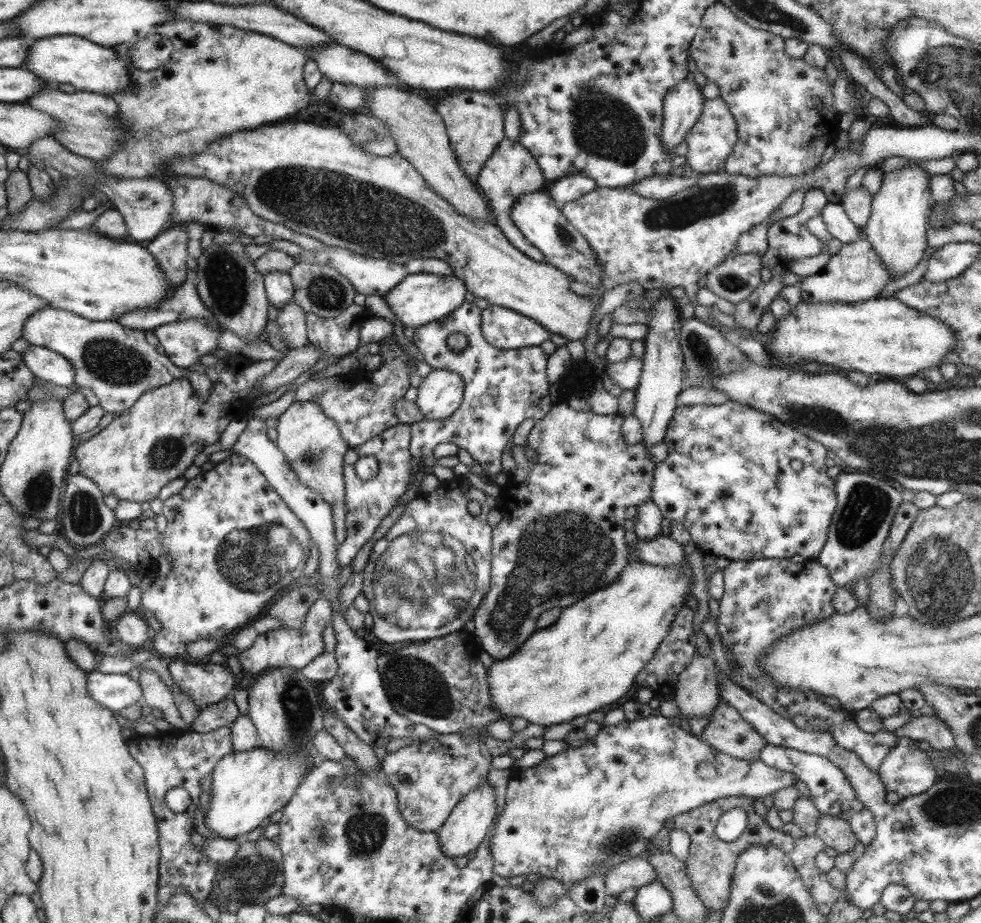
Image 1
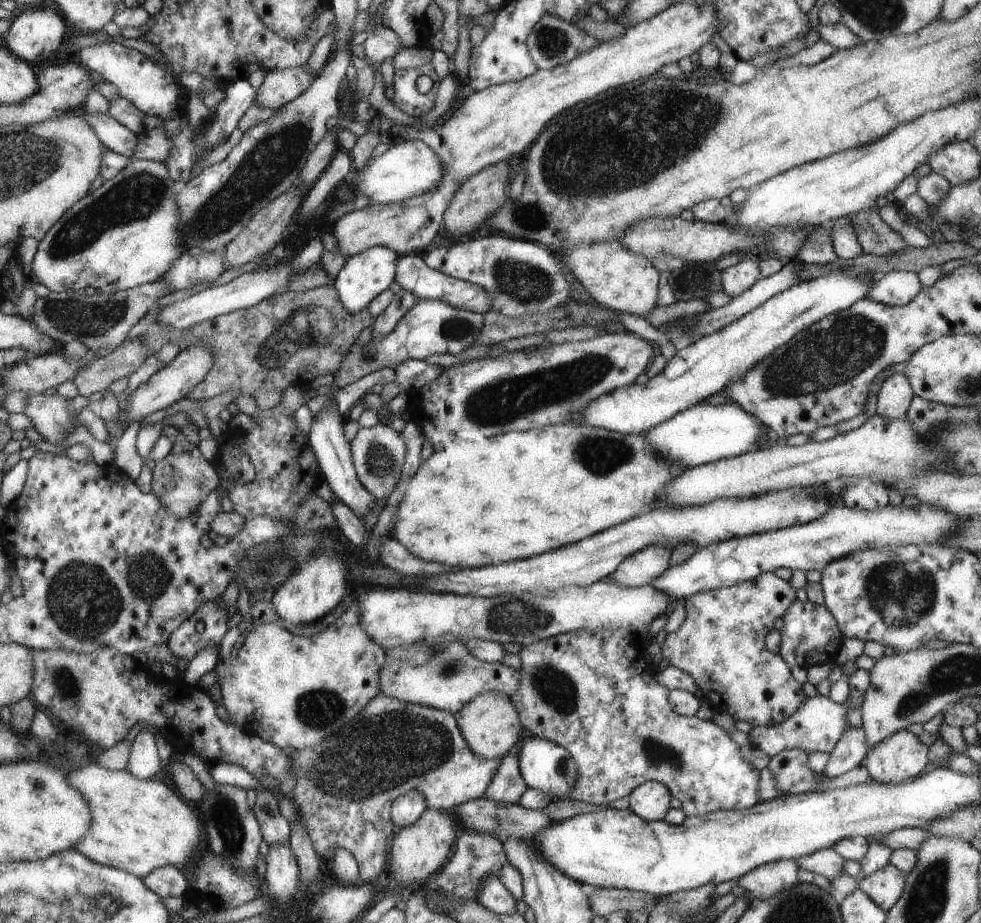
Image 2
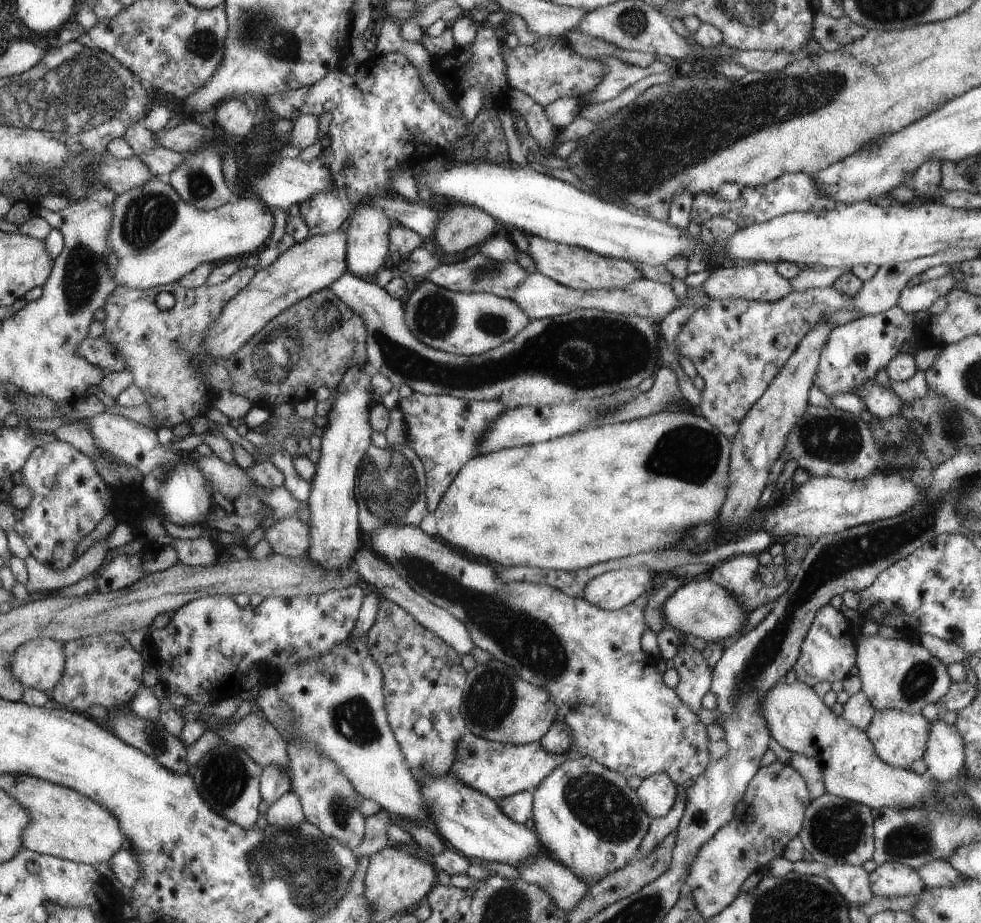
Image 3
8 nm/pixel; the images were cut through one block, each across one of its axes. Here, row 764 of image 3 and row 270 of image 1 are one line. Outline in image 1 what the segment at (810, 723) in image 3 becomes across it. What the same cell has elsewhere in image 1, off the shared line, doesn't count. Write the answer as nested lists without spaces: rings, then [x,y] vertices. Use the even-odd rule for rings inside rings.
[[[861,238],[857,242],[843,244],[841,250],[829,258],[825,268],[821,268],[813,276],[803,278],[801,302],[807,302],[807,304],[867,302],[867,300],[879,298],[879,292],[889,282],[891,282],[891,272],[887,270],[887,266],[883,266],[883,262],[881,262],[879,254],[873,250],[871,242],[867,238]]]

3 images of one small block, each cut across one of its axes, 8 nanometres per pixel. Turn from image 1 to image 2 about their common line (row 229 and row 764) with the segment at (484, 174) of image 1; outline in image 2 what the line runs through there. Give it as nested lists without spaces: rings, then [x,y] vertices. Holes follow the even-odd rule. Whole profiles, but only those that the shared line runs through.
[[[507,754],[501,758],[501,764],[497,766],[483,798],[497,802],[499,806],[517,806],[527,788],[529,786],[525,784],[517,764],[517,754]]]

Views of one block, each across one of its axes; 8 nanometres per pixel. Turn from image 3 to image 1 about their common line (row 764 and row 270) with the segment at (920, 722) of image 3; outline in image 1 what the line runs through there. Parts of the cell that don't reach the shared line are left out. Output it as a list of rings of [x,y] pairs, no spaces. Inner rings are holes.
[[[909,164],[893,170],[893,174],[883,174],[881,188],[873,194],[871,214],[863,230],[865,238],[879,254],[883,266],[887,266],[887,270],[891,272],[891,280],[897,280],[903,274],[911,272],[927,248],[925,228],[929,226],[931,214],[929,180],[931,176],[919,164]]]

